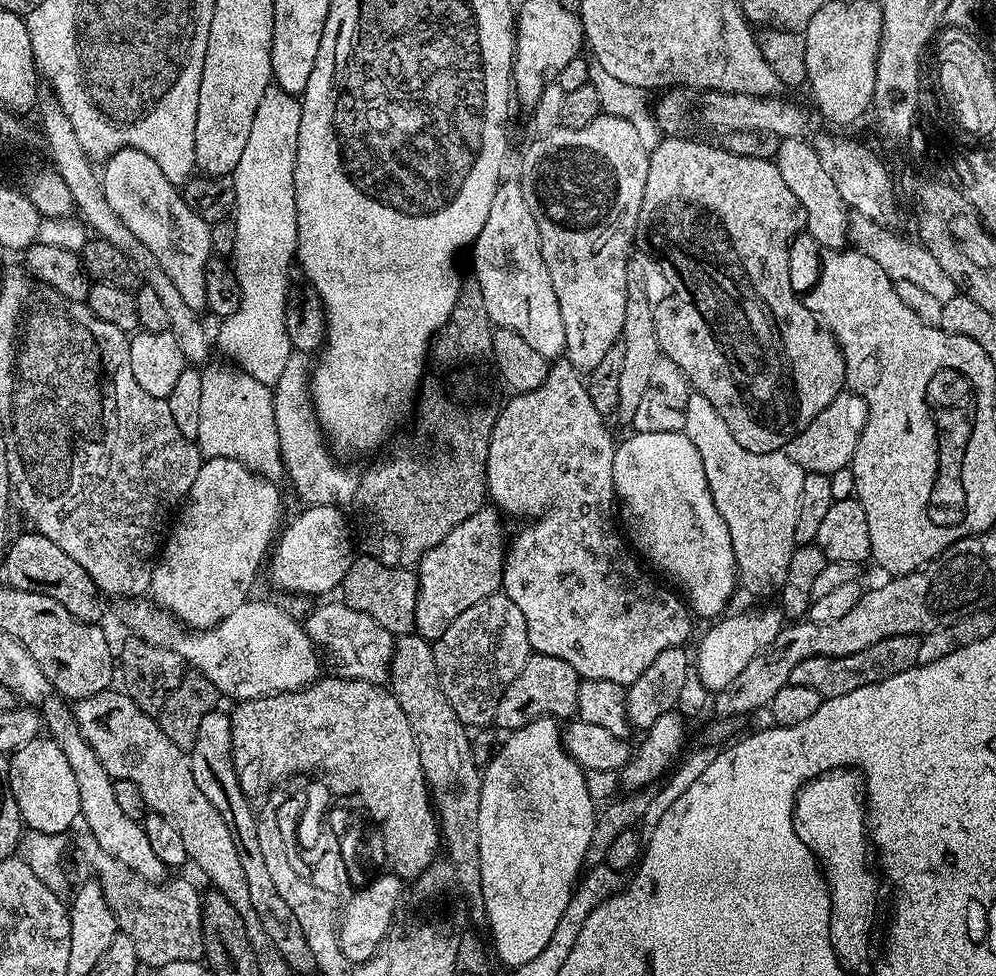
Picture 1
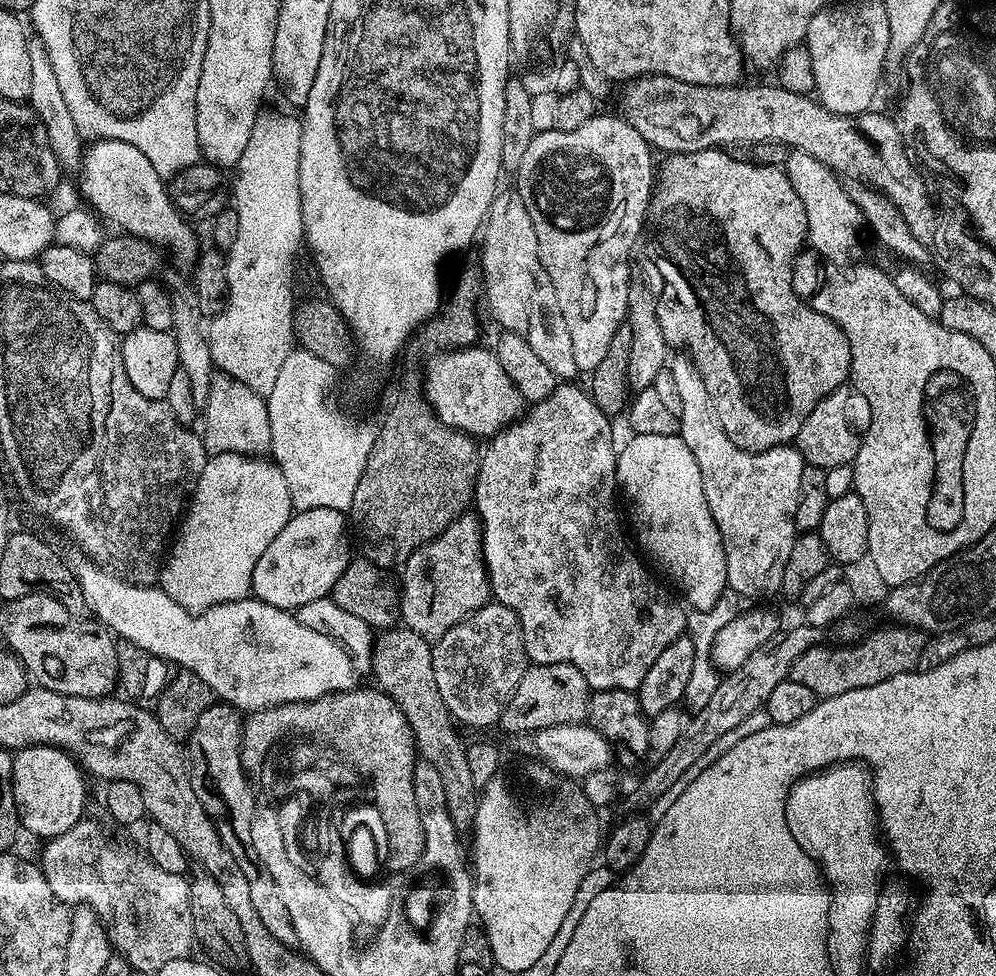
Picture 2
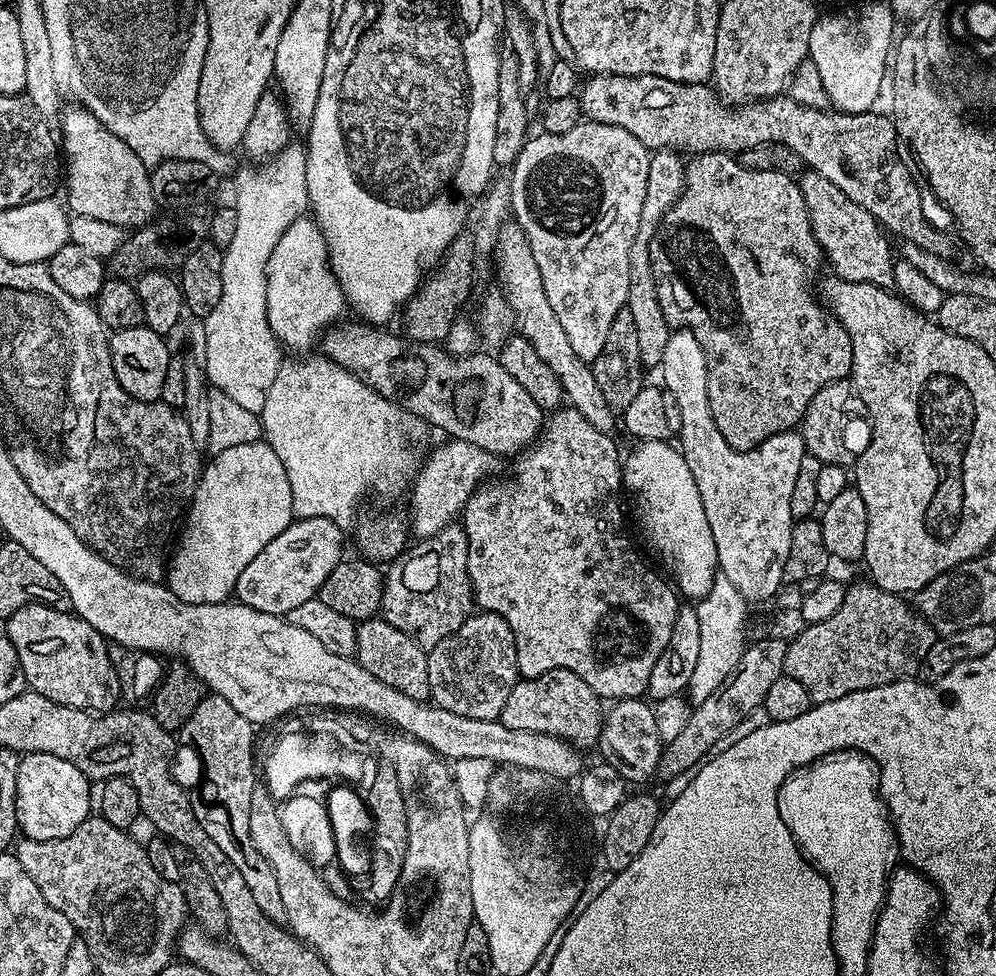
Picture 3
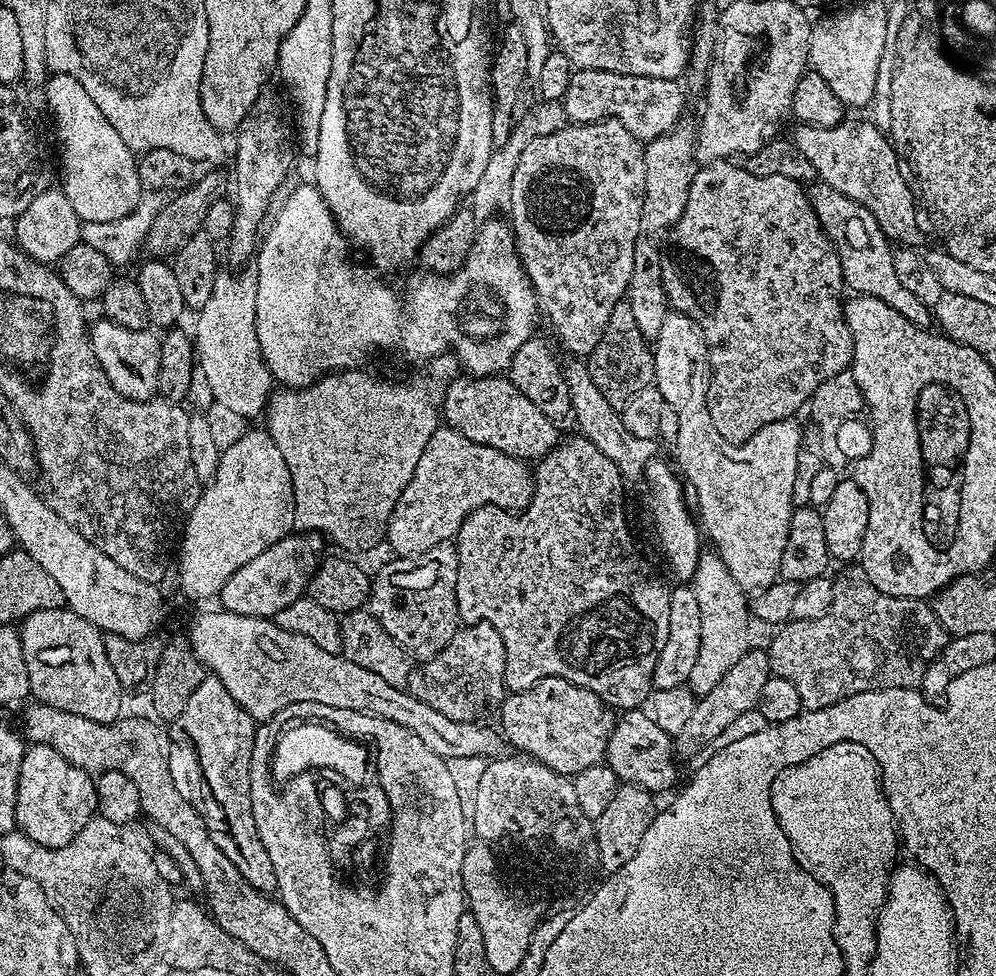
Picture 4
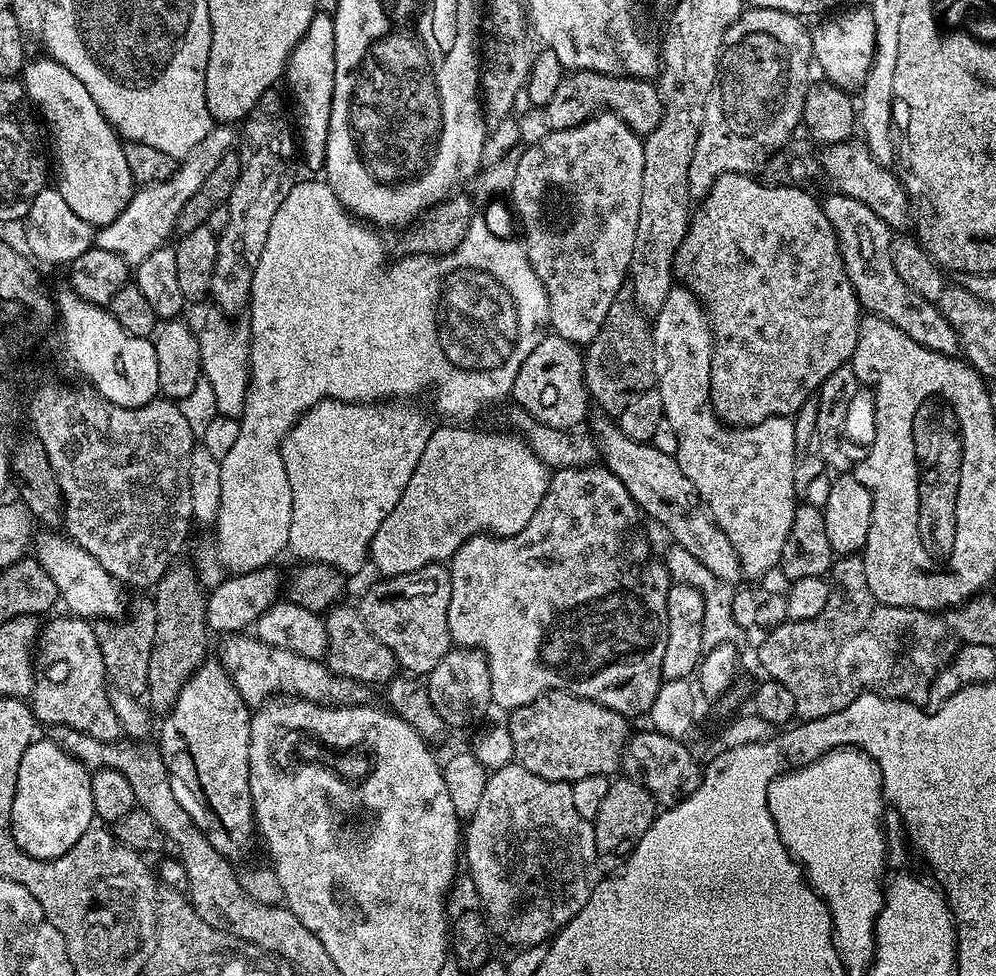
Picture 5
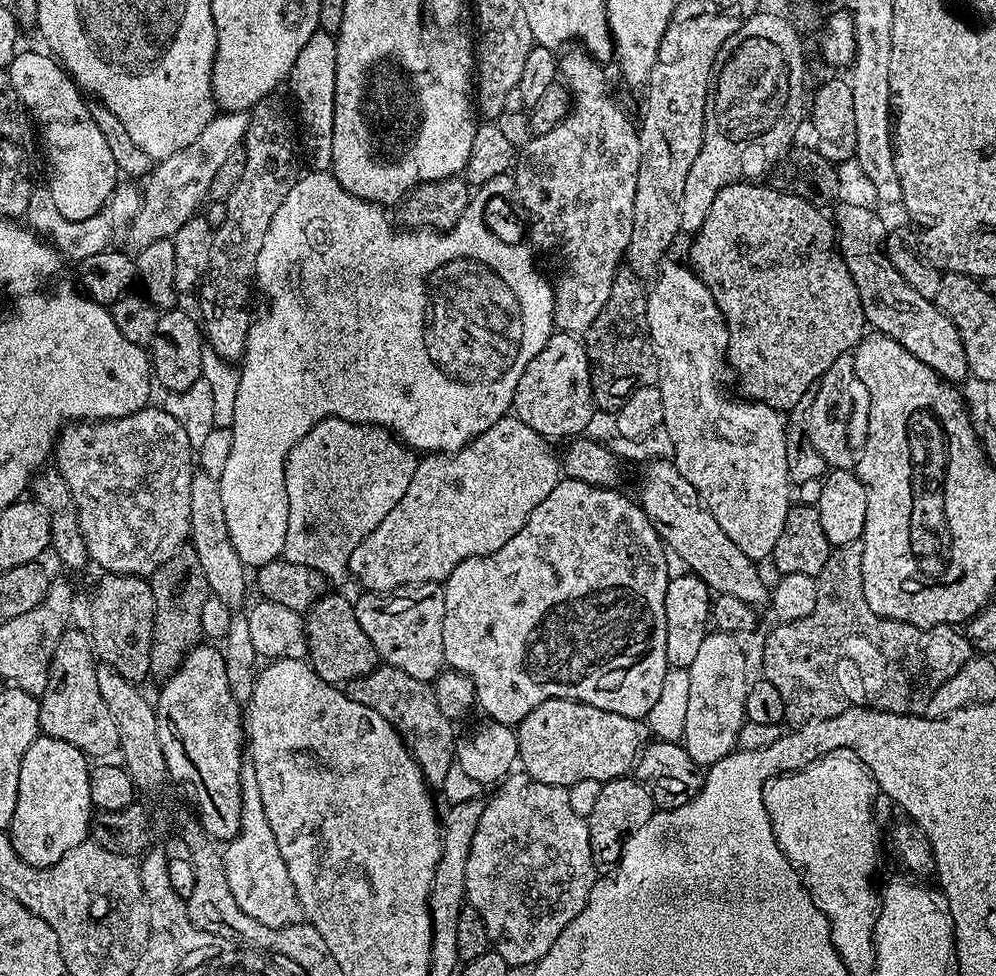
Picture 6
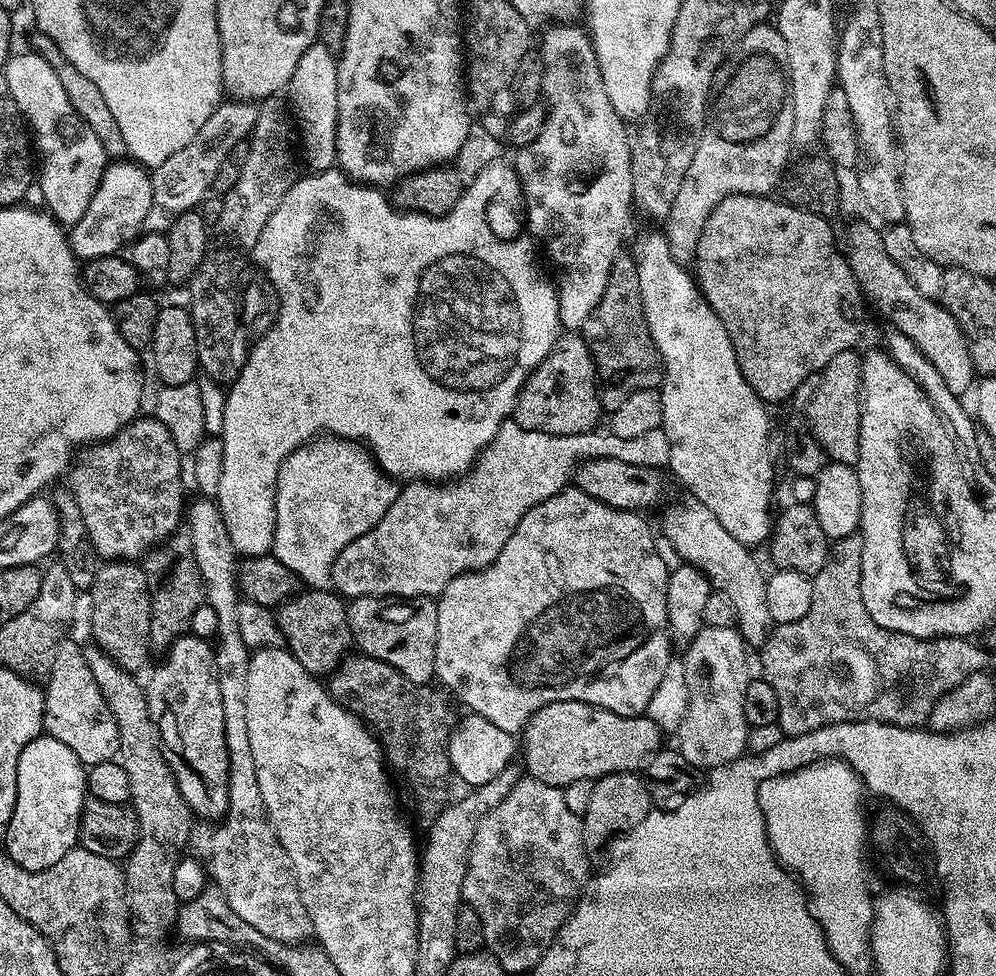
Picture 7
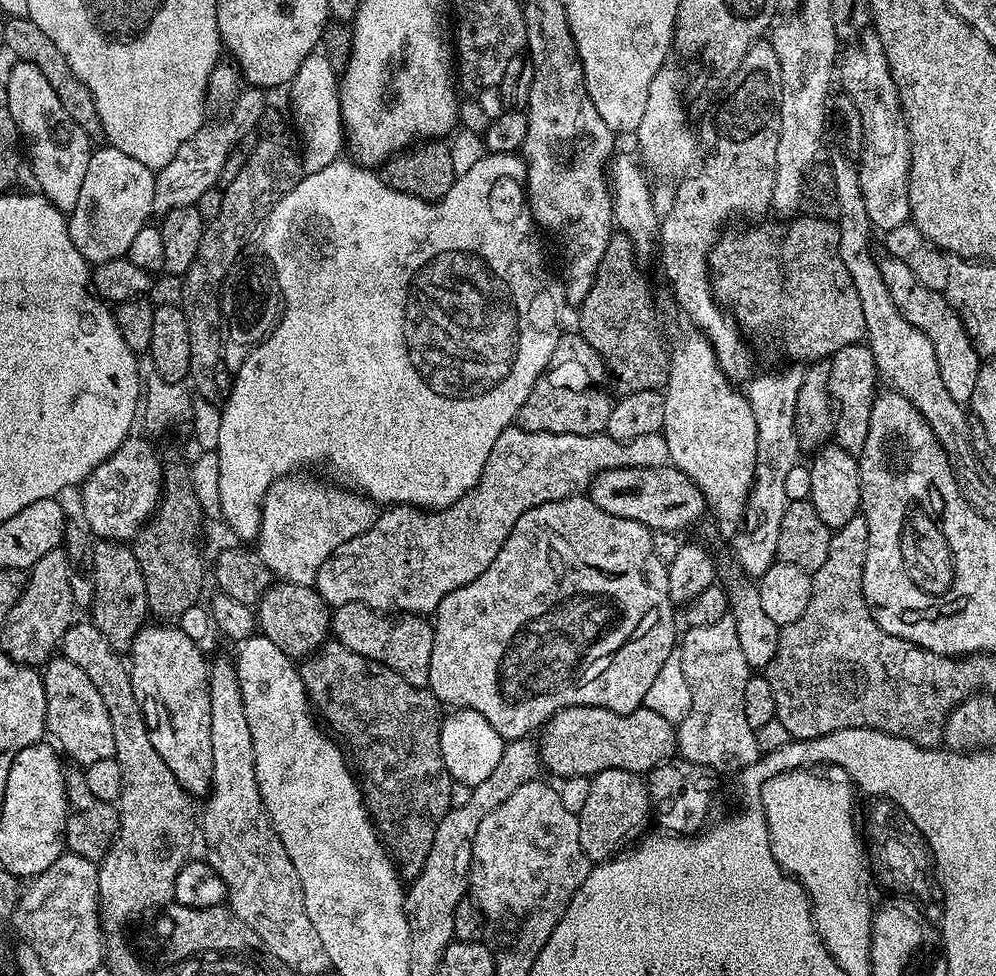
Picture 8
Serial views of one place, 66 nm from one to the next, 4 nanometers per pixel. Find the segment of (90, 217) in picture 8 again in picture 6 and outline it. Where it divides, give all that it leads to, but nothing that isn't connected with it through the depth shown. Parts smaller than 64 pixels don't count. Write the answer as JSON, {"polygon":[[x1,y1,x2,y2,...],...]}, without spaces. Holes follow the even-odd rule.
{"polygon":[[121,183,112,191,112,196,108,199,108,203,105,204,98,214,94,214,85,220,67,220,66,218,62,218,62,214,58,214,52,197,48,195,47,191,33,191,26,213,27,227,31,228,33,232,39,234,41,237,51,241,57,252,63,254,65,257,73,256,73,261,79,262,90,258,90,254,98,254,105,251,111,245,108,243,115,238,116,231,119,228,120,231,127,229,140,209,142,199,141,189,137,185,136,188,132,185,135,183,124,183]]}

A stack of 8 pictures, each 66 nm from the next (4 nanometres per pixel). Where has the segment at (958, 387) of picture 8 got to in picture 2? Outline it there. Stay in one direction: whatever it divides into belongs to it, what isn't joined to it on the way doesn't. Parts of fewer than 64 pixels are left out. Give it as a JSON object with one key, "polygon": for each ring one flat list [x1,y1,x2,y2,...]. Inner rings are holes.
{"polygon":[[789,151,788,159,784,161,782,167,786,178,790,178,790,186,794,186,798,198,802,198,808,223,807,243,810,248,812,244,811,251,821,261,832,266,852,266,863,261,860,260,864,256,864,244,860,241,860,227,863,229,866,221,855,199,850,192,848,196,847,190,844,189,845,181,828,165,818,162,814,154]]}

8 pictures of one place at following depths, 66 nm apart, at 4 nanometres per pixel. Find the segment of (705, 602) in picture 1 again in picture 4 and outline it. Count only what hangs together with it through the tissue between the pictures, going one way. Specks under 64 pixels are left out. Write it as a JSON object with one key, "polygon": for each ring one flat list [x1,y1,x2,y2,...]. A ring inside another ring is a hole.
{"polygon":[[654,458,644,468,642,480,643,483,648,483,648,504,652,507,652,524,656,527,660,548,664,551,673,574,680,579,677,581,688,582,693,579,702,553,702,546,700,546,702,532,693,513,692,516,688,513,688,504,684,501,683,494,680,493,681,477,671,467,669,468,660,461,660,458]]}

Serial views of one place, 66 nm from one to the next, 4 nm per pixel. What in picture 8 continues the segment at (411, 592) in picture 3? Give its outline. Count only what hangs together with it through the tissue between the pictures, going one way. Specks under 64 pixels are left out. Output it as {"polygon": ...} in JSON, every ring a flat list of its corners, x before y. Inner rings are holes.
{"polygon":[[350,602,338,606,332,612,331,635,335,643,354,650,354,654,362,654,374,662,382,662,382,666,390,666,410,686,428,688,430,678,430,654,432,653,433,625,428,624,420,614,388,615,378,612,368,604]]}

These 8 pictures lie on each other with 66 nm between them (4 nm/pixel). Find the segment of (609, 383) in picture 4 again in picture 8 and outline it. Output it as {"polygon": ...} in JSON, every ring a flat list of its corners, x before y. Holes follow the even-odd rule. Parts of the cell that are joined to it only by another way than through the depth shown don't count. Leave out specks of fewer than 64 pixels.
{"polygon":[[614,238,606,246,606,254,596,271,590,294,578,305,580,328,578,335,604,359,605,373,610,377,611,387,617,397,626,394,638,394,638,390,660,390,668,383,670,363,669,345,664,345,664,336,660,333,660,320,656,317,656,304,652,301,652,288,639,268,638,257,631,240]]}

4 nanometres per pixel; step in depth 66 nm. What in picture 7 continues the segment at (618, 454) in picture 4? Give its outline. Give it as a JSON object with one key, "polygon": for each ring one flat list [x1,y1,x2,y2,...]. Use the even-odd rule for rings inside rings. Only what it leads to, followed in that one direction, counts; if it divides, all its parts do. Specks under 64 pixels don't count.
{"polygon":[[691,494,685,495,685,500,677,502,673,508,663,509,661,518,662,535,670,540,674,549,685,564,693,564,711,582,715,591,721,592,733,604,735,612,735,627,744,639,745,645,763,645,768,639,774,625,770,618,770,610,766,606,766,572,760,569,758,561,752,557,753,549,747,544,738,542,734,534,726,531,726,526,714,518,711,510,706,510,698,498]]}

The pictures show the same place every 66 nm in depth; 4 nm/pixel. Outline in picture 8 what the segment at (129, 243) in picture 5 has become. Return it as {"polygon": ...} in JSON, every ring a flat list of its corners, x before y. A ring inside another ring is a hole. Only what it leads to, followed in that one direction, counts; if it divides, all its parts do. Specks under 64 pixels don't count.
{"polygon":[[245,87,237,96,236,103,224,114,228,116,222,117,217,124,205,123,177,150,174,158,156,172,152,211,157,217,163,218,167,212,178,206,197,205,206,190,221,183,220,175,228,164,228,155,239,146,243,136,250,135,252,131,255,133,258,125,265,119,264,96,266,92,263,88]]}

